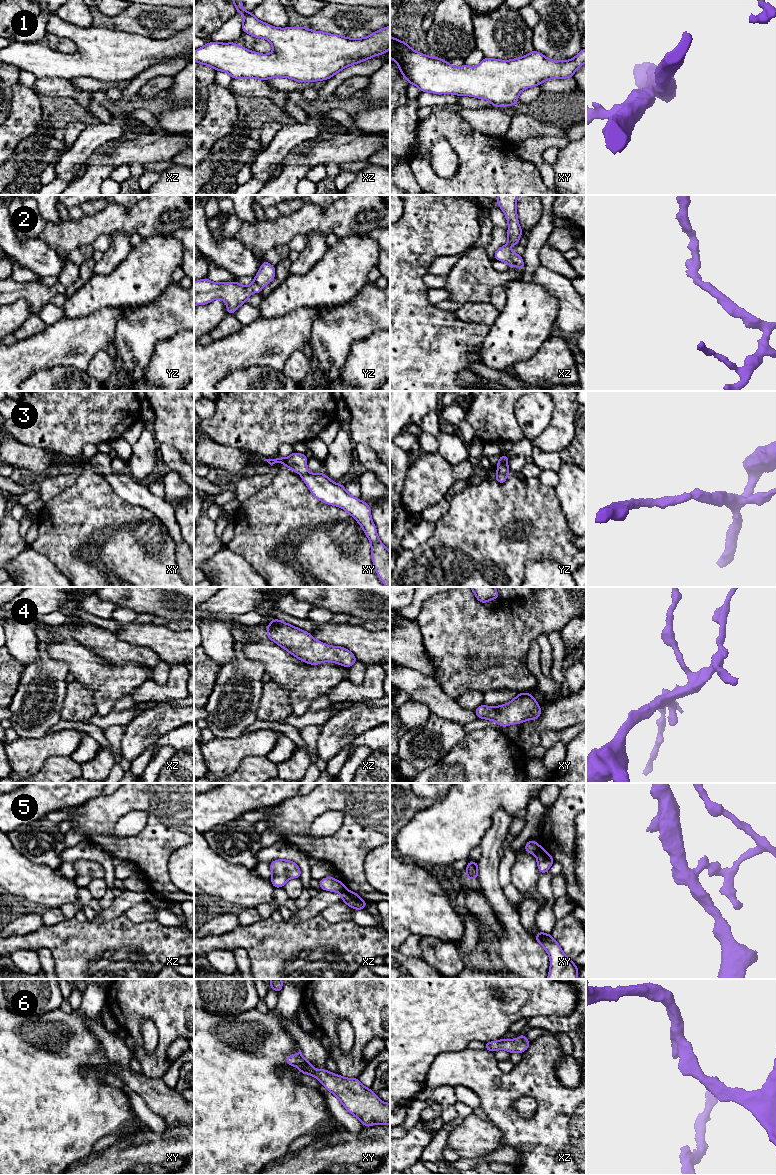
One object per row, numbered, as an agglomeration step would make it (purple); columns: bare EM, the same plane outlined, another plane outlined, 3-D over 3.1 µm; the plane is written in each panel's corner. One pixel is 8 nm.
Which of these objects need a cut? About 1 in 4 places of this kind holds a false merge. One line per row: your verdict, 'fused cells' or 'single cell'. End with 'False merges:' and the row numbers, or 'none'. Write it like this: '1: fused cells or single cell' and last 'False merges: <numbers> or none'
1: single cell
2: single cell
3: single cell
4: single cell
5: fused cells
6: single cell
False merges: 5

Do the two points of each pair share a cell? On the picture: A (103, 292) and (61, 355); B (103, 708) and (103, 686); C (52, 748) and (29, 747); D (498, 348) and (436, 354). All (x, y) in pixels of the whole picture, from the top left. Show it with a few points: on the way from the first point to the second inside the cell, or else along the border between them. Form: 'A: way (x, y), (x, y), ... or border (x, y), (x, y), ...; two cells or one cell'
A: border (108, 306), (104, 306), (84, 317), (64, 319); two cells
B: way (103, 703), (103, 691); one cell
C: way (46, 748), (35, 748); one cell
D: border (490, 329), (481, 346), (479, 362); two cells

